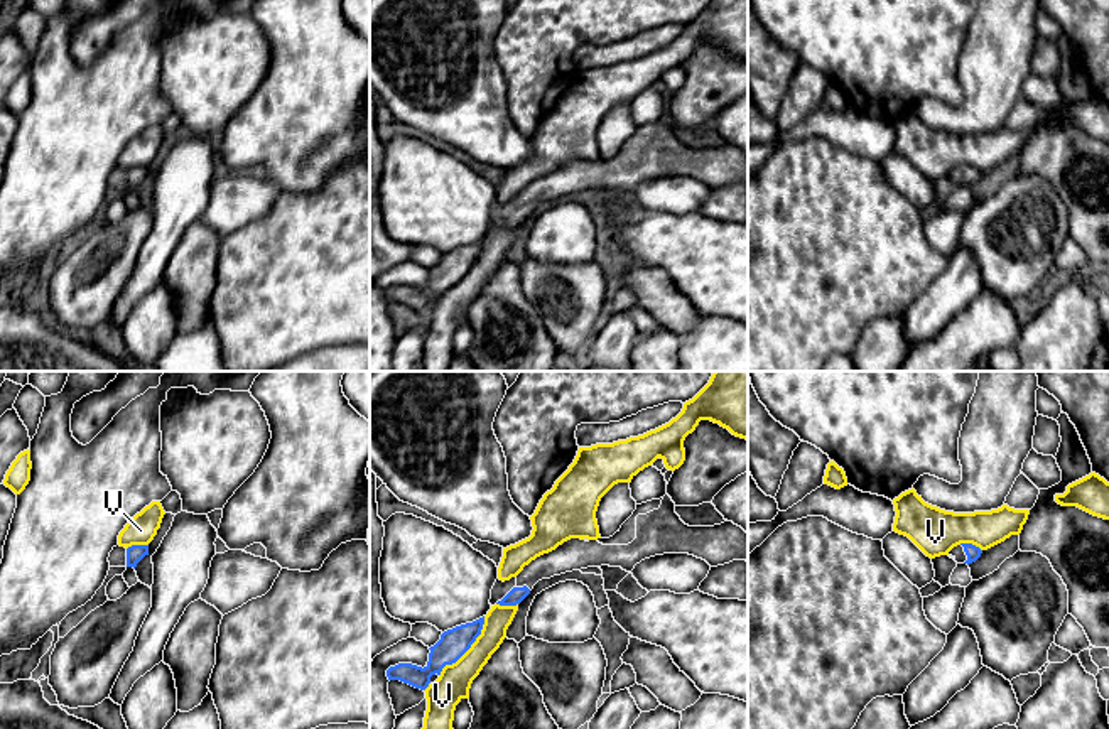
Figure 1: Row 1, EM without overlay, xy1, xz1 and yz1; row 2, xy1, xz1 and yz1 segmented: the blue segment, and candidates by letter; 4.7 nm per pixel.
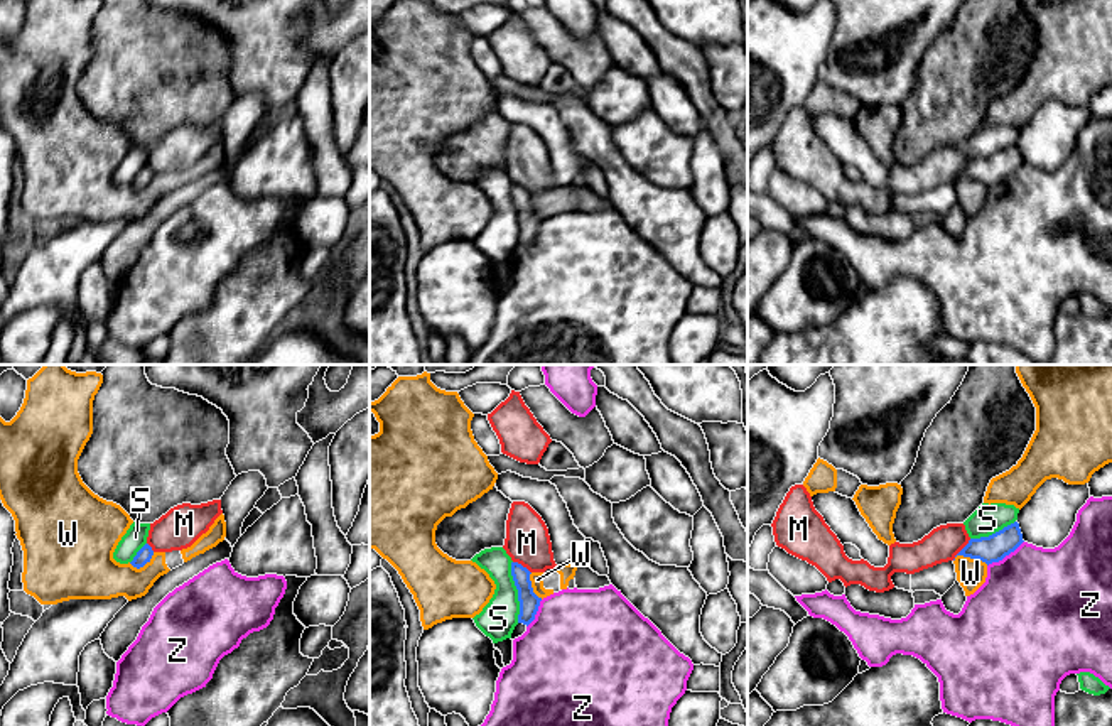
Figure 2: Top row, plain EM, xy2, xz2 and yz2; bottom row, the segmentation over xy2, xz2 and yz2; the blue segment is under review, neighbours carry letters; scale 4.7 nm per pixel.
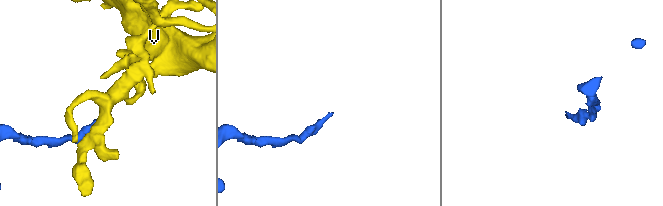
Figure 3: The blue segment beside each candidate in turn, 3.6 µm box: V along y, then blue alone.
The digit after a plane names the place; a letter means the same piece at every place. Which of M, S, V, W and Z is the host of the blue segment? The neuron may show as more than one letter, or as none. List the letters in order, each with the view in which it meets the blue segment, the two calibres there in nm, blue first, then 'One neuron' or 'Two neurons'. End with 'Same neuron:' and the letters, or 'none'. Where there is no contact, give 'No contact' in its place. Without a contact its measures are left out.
M: Touches blue in yz2. Thickness 130 nm (blue) against 170 nm. Two neurons
S: Touches blue in xz2. Thickness 100 nm (blue) against 180 nm. Two neurons
V: Touches blue in xz1. Thickness 140 nm (blue) against 160 nm. Two neurons
W: Touches blue in yz2. Thickness 130 nm (blue) against 140 nm. Two neurons
Z: Touches blue in yz2. Thickness 130 nm (blue) against 480 nm. Two neurons
Same neuron: none

